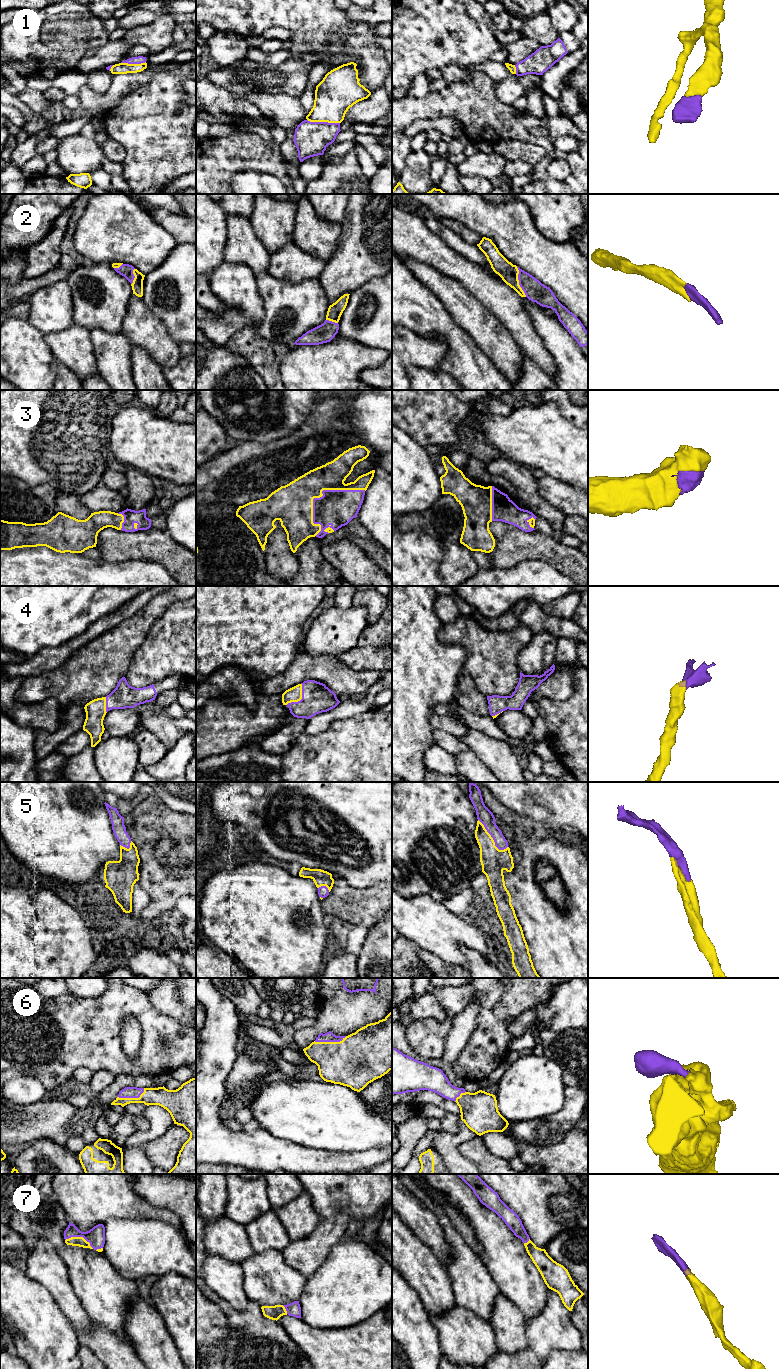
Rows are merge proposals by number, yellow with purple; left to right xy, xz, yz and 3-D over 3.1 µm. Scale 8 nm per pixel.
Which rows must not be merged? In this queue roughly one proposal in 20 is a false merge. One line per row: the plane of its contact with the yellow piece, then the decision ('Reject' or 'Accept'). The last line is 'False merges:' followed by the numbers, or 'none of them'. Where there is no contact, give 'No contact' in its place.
1: Touches yellow in xz. Accept
2: Touches yellow in yz. Accept
3: Touches yellow in xz. Accept
4: Touches yellow in xz. Accept
5: Touches yellow in yz. Accept
6: Touches yellow in xz. Accept
7: Touches yellow in xy. Accept
False merges: none of them

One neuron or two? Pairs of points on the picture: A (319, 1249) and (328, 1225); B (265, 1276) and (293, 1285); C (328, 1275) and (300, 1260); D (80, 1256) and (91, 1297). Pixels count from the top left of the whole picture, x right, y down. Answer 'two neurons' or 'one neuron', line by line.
A: one neuron
B: one neuron
C: two neurons
D: one neuron

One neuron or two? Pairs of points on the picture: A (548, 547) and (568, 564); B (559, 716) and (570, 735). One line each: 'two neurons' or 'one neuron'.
A: one neuron
B: one neuron

